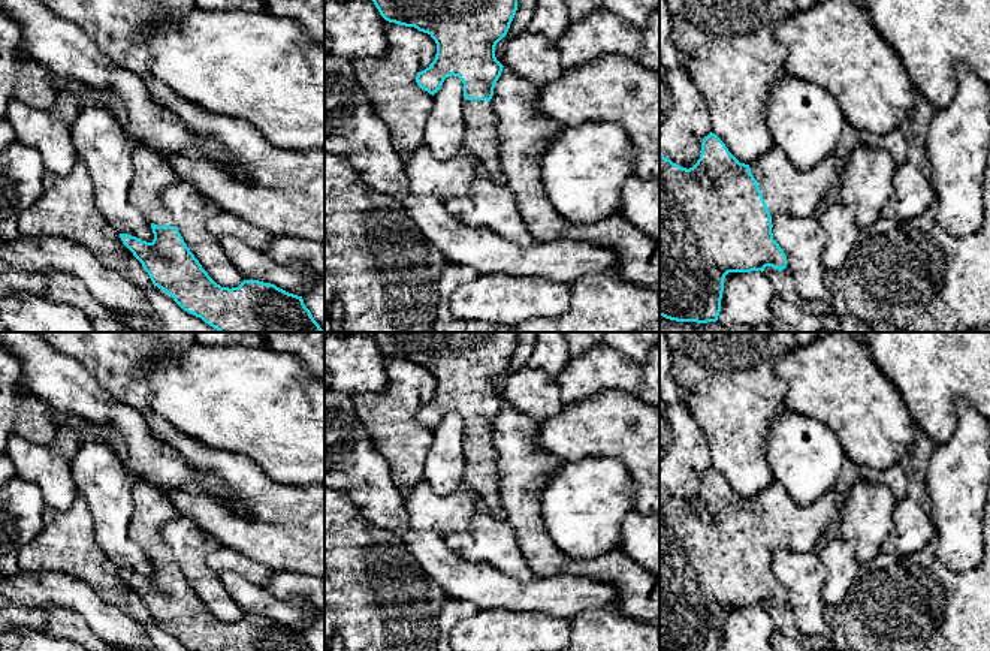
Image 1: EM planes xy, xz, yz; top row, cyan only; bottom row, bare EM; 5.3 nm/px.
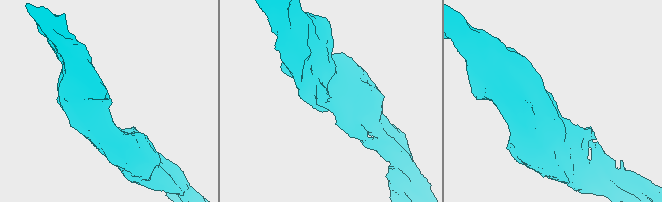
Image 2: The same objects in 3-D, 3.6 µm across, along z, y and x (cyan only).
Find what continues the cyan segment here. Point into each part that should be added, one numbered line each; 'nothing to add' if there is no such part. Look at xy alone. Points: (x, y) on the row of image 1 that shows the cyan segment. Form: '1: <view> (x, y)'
1: xy (151, 174)

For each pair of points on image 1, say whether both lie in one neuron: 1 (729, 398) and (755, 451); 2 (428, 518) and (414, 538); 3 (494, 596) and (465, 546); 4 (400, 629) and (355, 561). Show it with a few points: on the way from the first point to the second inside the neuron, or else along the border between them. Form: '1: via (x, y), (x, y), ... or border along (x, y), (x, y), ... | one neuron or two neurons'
1: via (735, 412), (736, 431), (742, 437) | one neuron
2: border along (403, 499), (413, 529), (441, 533) | two neurons
3: border along (444, 543), (462, 558), (488, 563), (507, 576) | two neurons
4: via (400, 608), (400, 591), (376, 567) | one neuron

